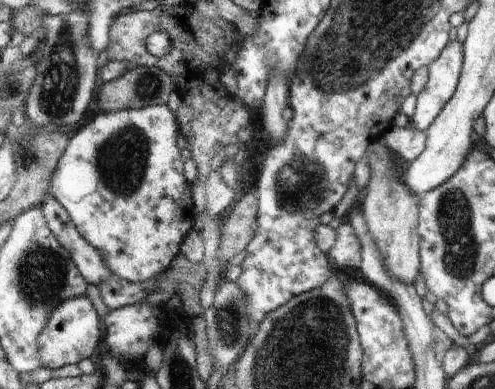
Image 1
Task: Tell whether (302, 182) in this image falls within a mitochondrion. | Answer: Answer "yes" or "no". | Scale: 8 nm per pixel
yes

